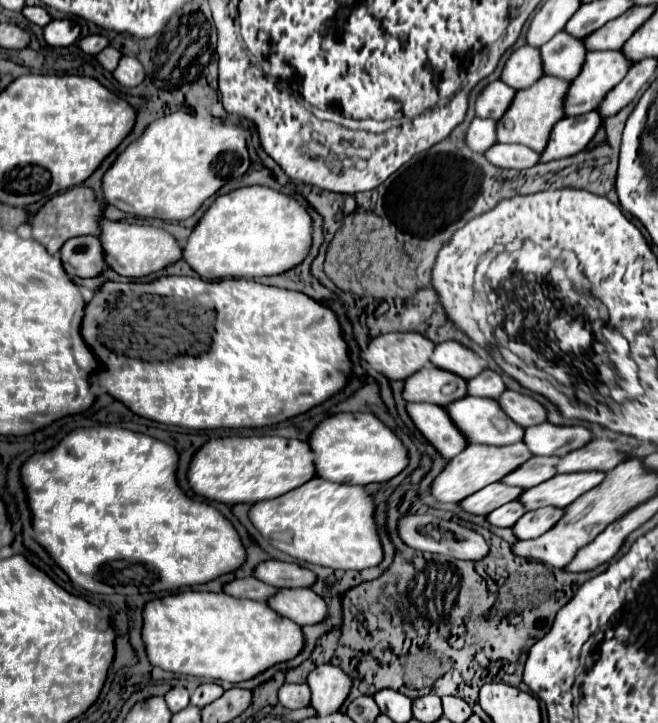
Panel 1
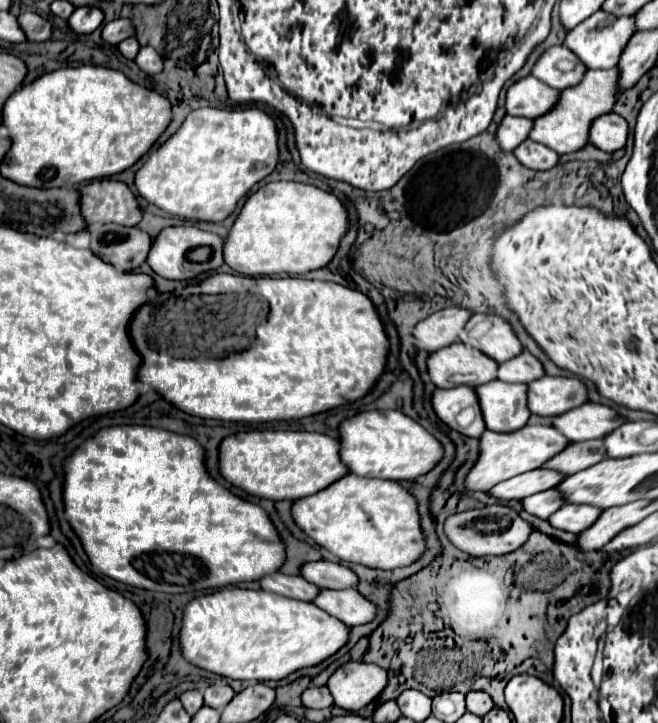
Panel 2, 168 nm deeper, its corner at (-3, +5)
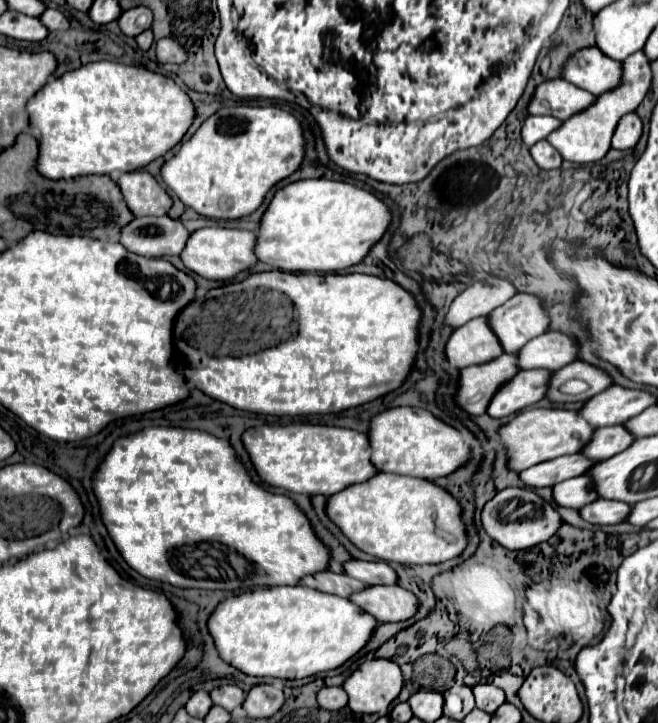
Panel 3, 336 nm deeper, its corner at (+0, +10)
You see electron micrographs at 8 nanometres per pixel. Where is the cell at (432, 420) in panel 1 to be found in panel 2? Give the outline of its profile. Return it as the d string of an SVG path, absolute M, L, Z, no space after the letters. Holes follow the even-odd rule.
M461 385L453 389L435 389L431 395L431 407L445 425L465 437L479 439L485 431L485 421L481 417L481 409L473 387Z

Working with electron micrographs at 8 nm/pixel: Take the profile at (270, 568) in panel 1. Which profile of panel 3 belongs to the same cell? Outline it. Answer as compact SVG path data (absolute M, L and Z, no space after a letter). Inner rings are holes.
M350 560L346 564L346 574L366 584L396 584L398 582L398 574L388 562Z

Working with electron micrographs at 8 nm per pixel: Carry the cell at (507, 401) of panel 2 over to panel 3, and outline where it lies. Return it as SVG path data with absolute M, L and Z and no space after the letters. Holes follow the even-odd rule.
M546 368L520 370L508 384L504 384L488 406L492 418L518 414L520 410L540 402L546 396L552 372Z

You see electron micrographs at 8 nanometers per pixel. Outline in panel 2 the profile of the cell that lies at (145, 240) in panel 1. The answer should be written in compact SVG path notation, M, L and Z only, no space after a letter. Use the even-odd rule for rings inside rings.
M175 225L165 227L159 235L153 237L151 249L147 253L145 263L151 267L151 271L165 279L193 279L199 273L217 269L223 265L221 257L221 237L213 233L205 233L191 225Z

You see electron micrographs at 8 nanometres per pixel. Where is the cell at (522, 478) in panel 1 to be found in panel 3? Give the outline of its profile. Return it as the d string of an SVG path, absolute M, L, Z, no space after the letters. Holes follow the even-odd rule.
M624 424L596 428L592 442L582 452L592 460L606 460L626 450L634 440L636 438L632 436L632 432L628 432L628 428L624 428Z

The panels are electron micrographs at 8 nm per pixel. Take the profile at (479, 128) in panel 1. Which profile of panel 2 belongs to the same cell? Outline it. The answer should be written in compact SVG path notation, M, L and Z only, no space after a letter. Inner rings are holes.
M505 115L503 121L499 123L497 131L495 131L495 141L497 141L497 145L499 145L503 151L515 149L521 141L527 139L527 133L529 133L531 125L533 125L531 119Z

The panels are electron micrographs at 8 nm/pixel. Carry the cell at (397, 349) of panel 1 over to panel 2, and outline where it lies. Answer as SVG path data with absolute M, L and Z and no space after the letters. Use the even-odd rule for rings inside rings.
M459 307L441 309L415 325L415 351L435 353L457 341L459 331L465 327L471 313Z

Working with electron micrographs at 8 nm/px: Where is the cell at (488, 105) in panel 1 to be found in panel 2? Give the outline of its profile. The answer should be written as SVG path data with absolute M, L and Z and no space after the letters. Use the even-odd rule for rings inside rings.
M527 75L515 81L505 95L505 111L507 115L519 115L535 119L547 113L559 97L557 89L551 89L537 81L533 75Z

